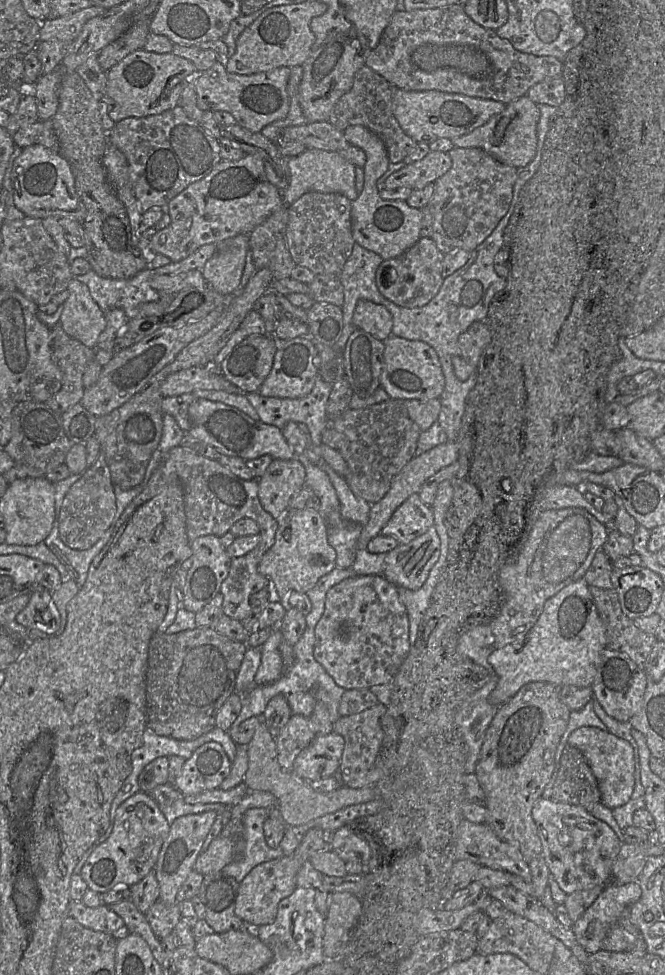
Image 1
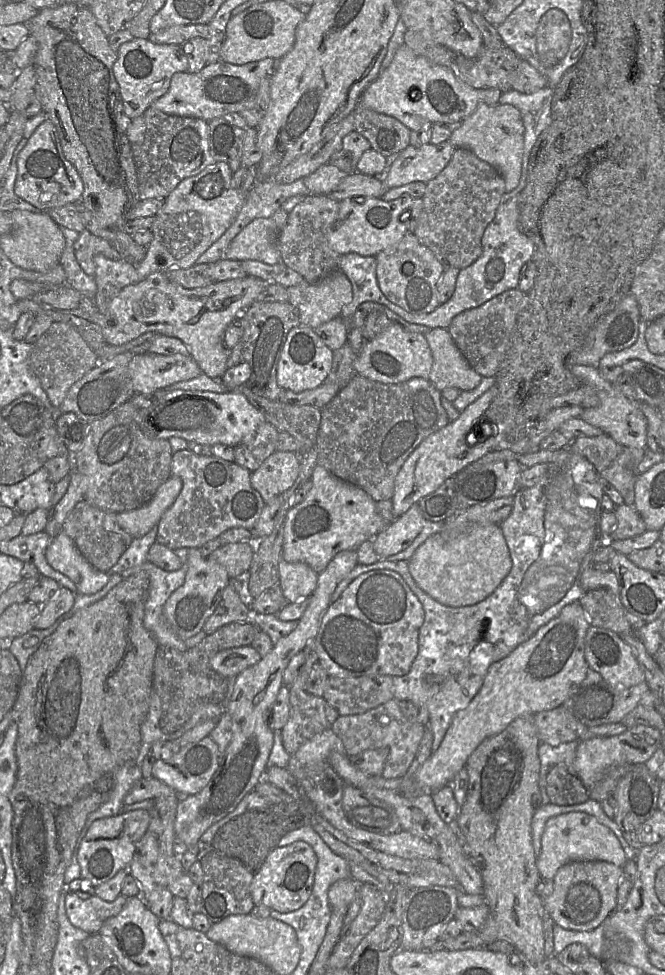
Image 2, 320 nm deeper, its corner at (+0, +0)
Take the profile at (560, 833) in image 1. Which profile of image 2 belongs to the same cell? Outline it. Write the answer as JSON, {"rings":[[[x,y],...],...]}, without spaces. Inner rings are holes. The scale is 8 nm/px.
{"rings":[[[570,812],[550,818],[542,834],[540,854],[536,858],[541,879],[553,880],[563,865],[576,861],[605,861],[623,868],[627,858],[615,834],[596,817],[584,812]]]}

